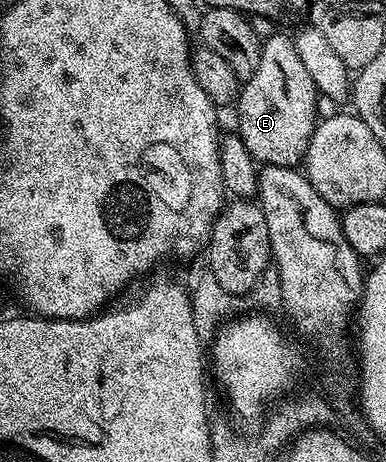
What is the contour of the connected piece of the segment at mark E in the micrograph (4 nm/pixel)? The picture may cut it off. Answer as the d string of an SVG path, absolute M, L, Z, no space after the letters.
M290 35L266 37L257 70L253 70L249 79L242 81L239 90L237 134L241 142L245 142L245 150L249 150L251 157L260 165L296 167L306 157L314 134L319 98L313 78L309 78L297 55L294 39Z

